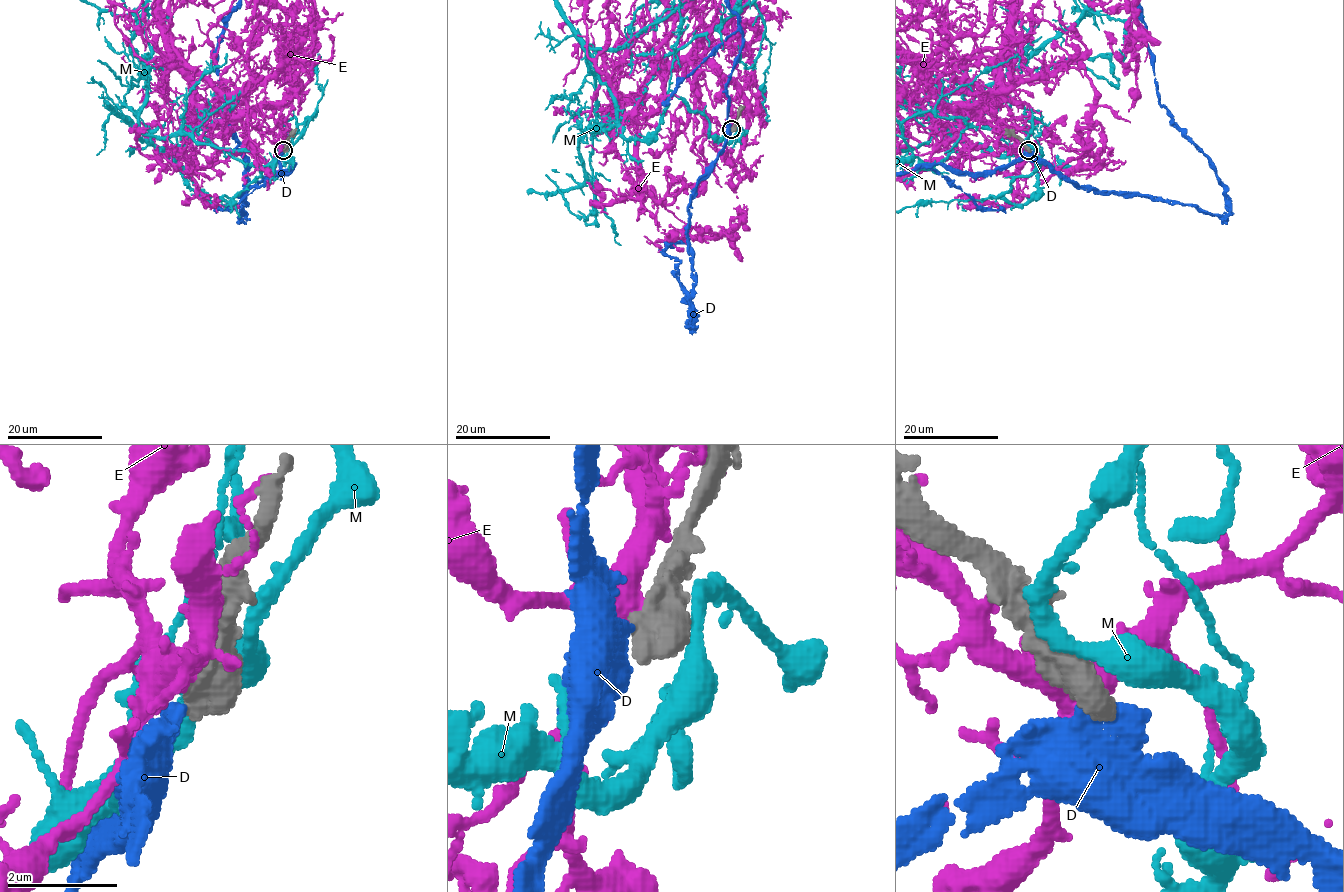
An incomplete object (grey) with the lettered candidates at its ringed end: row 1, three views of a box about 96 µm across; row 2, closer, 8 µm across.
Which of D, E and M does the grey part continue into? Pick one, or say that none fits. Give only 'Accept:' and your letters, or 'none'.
Accept: D

